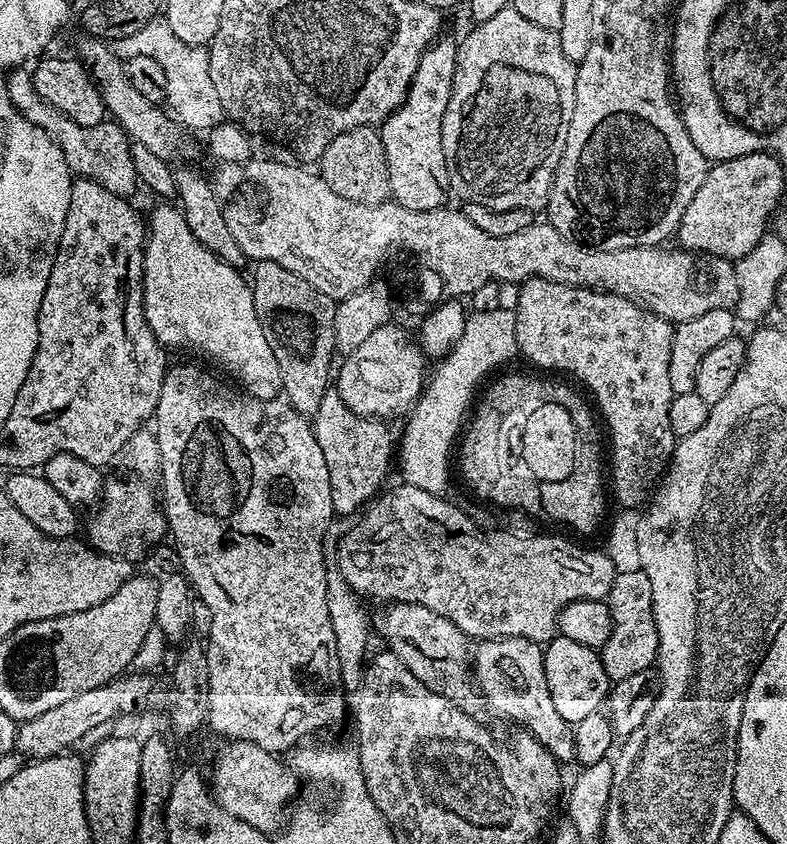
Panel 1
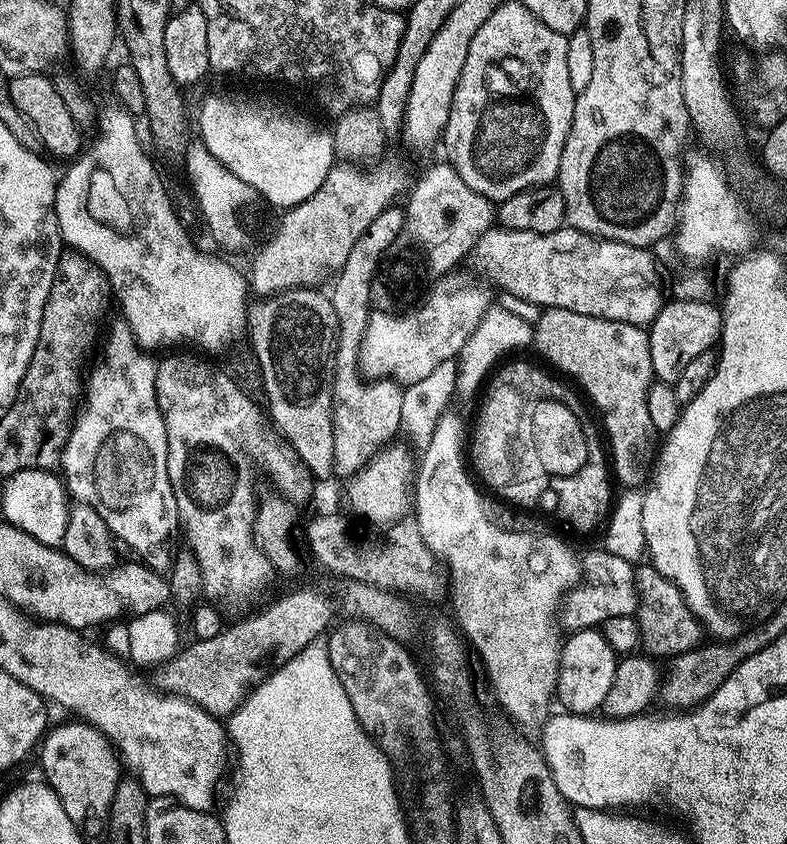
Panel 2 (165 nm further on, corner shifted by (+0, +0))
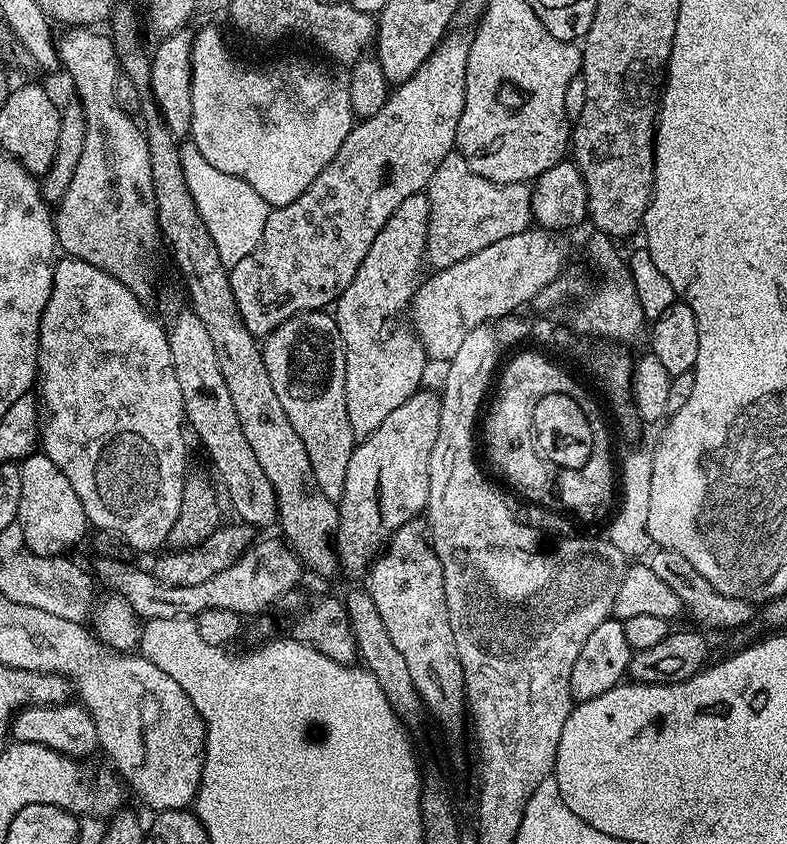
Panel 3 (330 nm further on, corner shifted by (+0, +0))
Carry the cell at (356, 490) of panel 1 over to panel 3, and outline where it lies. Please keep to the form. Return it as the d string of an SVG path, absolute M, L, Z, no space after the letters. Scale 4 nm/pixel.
M424 192L414 194L390 214L386 226L378 230L378 238L366 250L366 258L362 258L362 266L358 266L358 274L354 274L354 282L346 286L346 290L334 305L336 325L344 340L344 365L346 366L346 414L350 414L350 430L363 438L374 434L386 417L398 410L402 402L406 402L416 392L421 391L423 366L426 353L422 342L406 323L405 316L412 303L412 296L422 283L420 267L426 264L424 251L428 241L428 219L430 218L430 202Z

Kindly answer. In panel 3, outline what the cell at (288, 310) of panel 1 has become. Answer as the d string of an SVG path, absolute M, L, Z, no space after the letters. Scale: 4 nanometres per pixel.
M328 310L299 312L294 314L282 326L278 326L269 336L263 337L262 351L266 362L266 374L270 374L270 386L290 418L290 426L298 430L306 454L310 454L310 466L318 482L318 490L326 498L340 501L342 490L346 486L346 466L350 466L350 454L358 443L358 438L350 430L350 414L346 414L346 366L344 365L344 340L336 325L335 315Z

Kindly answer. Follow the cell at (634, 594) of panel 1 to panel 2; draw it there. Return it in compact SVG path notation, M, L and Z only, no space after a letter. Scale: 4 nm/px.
M650 562L636 568L636 621L640 627L640 642L643 651L653 658L671 658L701 647L702 625L690 610L686 598Z

